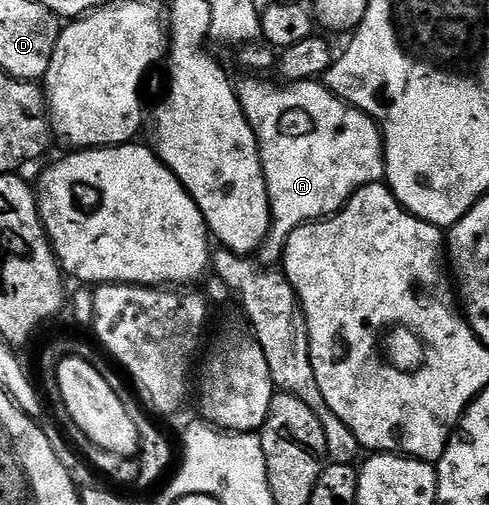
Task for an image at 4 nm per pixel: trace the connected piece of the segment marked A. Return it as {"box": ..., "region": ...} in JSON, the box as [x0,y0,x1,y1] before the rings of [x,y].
{"box":[235,80,386,254],"region":[[[244,80],[241,84],[235,85],[236,94],[240,97],[240,105],[244,111],[244,117],[250,122],[250,126],[256,135],[256,141],[260,147],[260,157],[264,167],[264,177],[268,187],[268,201],[272,211],[272,229],[268,231],[266,248],[276,254],[283,253],[284,243],[288,240],[288,235],[295,228],[300,228],[303,224],[311,224],[314,220],[322,220],[332,216],[343,208],[344,203],[351,198],[356,191],[367,184],[378,184],[385,179],[386,169],[384,166],[384,138],[380,135],[380,125],[371,116],[364,115],[358,108],[353,108],[351,104],[344,103],[339,96],[316,80],[301,80],[299,82],[284,82],[275,88],[272,84],[267,84],[264,80]]]}

